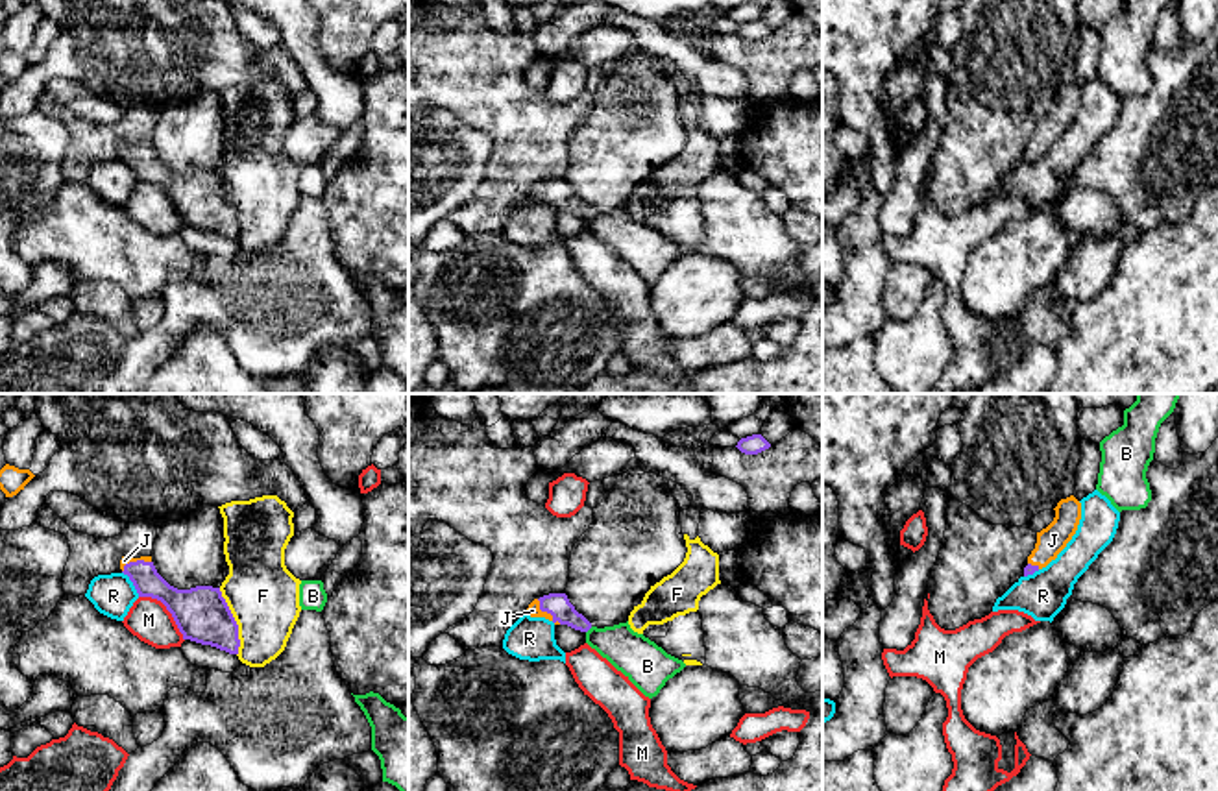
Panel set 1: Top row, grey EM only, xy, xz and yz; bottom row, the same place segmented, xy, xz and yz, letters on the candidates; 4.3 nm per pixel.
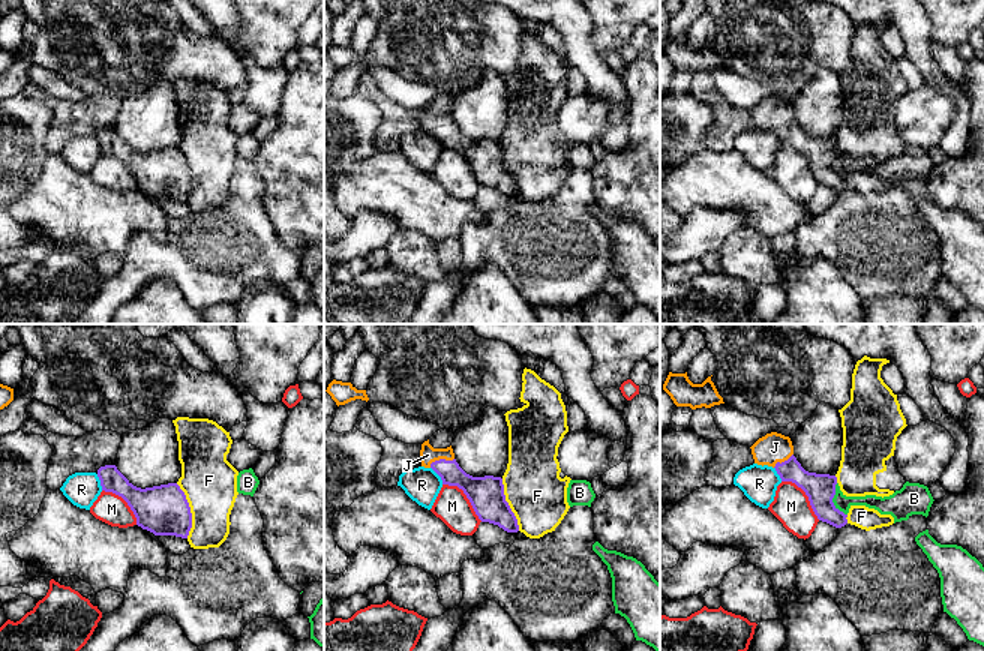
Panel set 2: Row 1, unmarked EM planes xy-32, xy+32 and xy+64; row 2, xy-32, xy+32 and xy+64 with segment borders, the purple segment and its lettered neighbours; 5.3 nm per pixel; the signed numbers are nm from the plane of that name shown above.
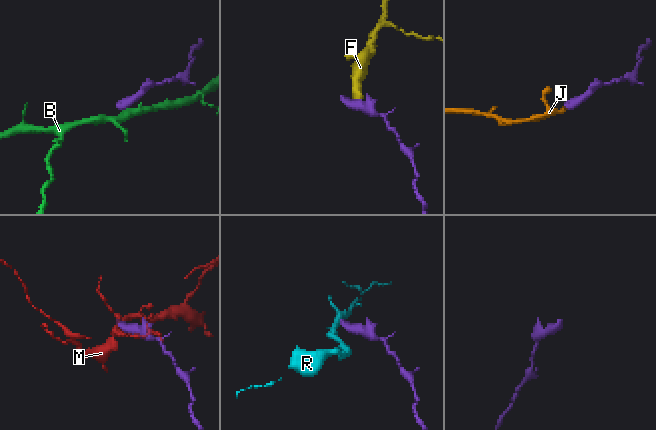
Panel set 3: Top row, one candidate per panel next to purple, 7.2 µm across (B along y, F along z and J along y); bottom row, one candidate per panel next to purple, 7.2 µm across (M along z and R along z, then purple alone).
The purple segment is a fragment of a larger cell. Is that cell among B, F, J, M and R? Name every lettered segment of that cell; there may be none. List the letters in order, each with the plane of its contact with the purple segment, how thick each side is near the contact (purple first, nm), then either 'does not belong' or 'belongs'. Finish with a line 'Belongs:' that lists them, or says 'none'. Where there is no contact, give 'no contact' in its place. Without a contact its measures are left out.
B: xz | 100/190 nm | does not belong
F: xy | 240/320 nm | does not belong
J: xz | 100/60 nm | belongs
M: xy | 240/180 nm | does not belong
R: xy | 140/180 nm | does not belong
Belongs: J

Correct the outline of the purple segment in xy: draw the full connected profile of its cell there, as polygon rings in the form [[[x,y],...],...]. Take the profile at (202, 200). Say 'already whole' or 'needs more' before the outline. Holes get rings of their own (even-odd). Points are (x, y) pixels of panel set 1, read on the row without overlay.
needs more | [[[122,142],[120,155],[133,168],[139,183],[152,183],[166,192],[183,225],[238,240],[238,211],[220,174],[177,176],[157,159],[152,142]]]

